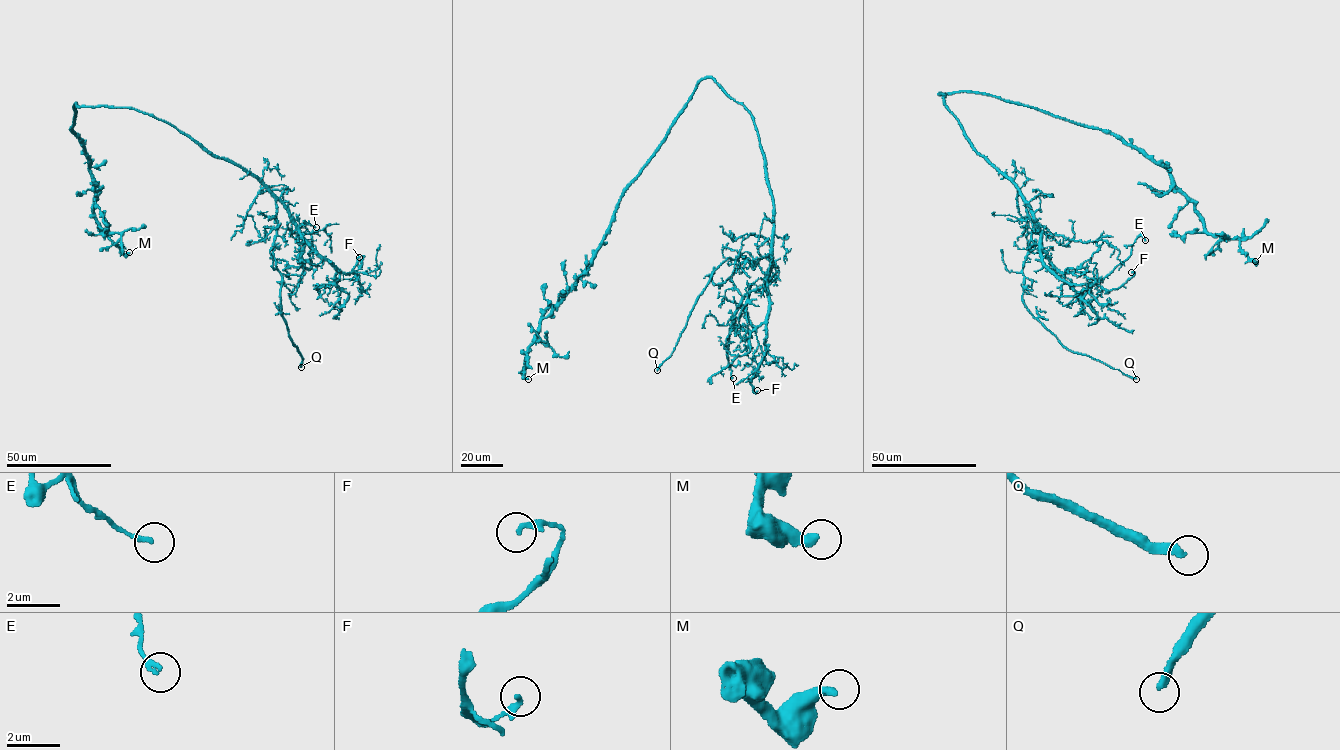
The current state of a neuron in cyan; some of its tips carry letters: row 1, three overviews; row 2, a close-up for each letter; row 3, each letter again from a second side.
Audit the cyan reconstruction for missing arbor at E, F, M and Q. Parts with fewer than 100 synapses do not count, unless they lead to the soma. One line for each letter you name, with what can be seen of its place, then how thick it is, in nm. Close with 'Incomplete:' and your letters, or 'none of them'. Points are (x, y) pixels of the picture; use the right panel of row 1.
Q: at (1136, 379); 280 nm thick
Incomplete: Q

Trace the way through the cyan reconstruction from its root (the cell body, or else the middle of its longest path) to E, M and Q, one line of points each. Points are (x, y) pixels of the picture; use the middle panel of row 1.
E: (740, 104), (751, 116), (764, 158), (774, 225), (767, 279), (742, 300), (731, 325), (726, 354), (733, 378)
M: (740, 104), (712, 78), (698, 84), (621, 197), (592, 264), (540, 316), (526, 353), (528, 379)
Q: (740, 104), (765, 163), (774, 213), (770, 252), (756, 262), (740, 255), (721, 263), (657, 370)

